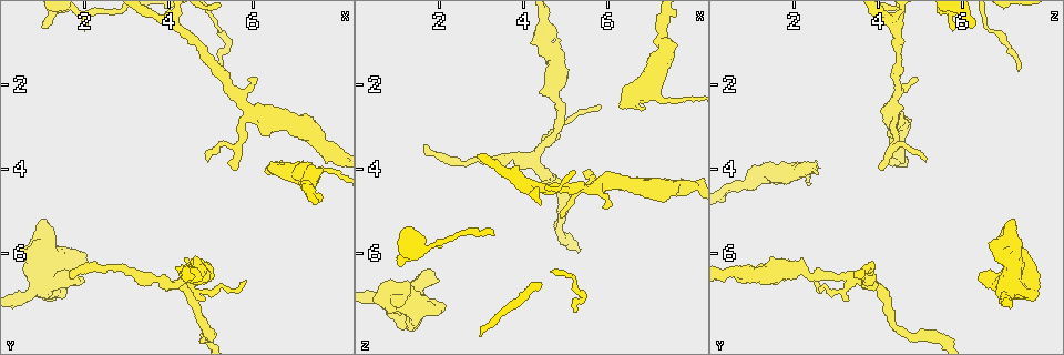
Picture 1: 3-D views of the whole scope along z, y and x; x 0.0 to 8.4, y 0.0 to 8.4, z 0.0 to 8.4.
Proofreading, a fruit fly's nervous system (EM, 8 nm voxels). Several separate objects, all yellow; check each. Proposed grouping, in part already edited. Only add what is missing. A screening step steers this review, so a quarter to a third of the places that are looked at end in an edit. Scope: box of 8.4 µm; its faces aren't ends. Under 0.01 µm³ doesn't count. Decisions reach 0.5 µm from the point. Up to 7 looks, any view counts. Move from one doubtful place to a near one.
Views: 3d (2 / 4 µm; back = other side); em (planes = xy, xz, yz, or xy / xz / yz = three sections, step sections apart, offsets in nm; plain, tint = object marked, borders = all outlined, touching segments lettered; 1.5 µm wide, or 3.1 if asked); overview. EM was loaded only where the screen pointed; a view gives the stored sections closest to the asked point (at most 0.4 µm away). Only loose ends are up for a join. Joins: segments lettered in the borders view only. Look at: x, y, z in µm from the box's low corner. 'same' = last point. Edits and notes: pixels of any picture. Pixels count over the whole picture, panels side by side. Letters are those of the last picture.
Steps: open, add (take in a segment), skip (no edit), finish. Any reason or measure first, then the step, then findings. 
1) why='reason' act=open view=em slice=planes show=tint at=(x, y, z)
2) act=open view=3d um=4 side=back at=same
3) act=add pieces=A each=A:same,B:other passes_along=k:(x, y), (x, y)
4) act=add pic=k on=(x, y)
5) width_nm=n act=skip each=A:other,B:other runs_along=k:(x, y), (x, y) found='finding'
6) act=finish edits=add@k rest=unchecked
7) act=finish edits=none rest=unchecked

why='free end' act=open view=3d um=4 at=(1.10, 0.65, 6.00)

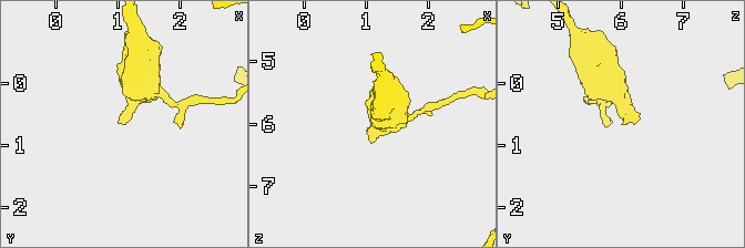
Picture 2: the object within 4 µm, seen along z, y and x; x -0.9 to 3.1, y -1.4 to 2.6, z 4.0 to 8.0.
why='shape alone is not enough' act=open view=em slice=yz step=8 show=borders at=(1.10, 0.65, 6.05)

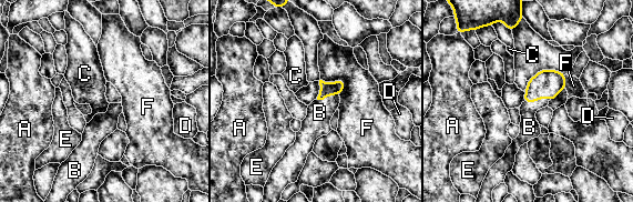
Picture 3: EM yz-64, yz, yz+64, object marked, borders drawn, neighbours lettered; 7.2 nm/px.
act=open view=em slice=planes show=borders at=same

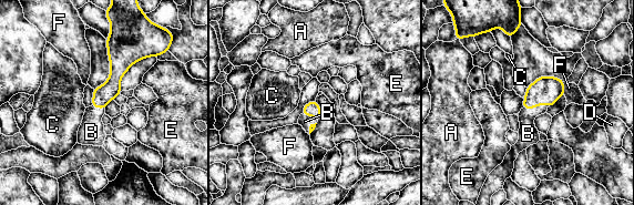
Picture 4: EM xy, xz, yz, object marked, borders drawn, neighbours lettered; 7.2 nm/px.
longest_contact=B:190nm act=add pieces=B each=A:other,B:same,C:other,D:other,E:other,F:other passes_along=4:(546, 90), (534, 108), (528, 133) found='it goes on there'

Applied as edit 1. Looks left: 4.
why='see it whole again' act=open view=overview

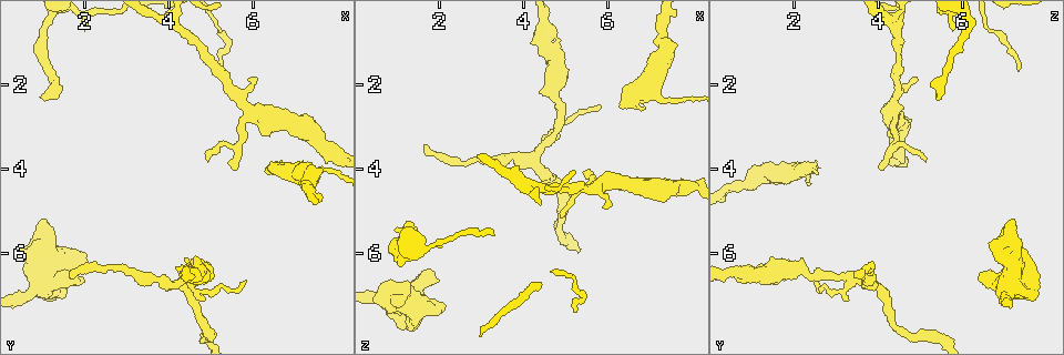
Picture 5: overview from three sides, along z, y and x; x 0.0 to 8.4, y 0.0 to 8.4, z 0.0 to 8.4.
why='free end' act=open view=em slice=planes show=borders at=(0.95, 2.25, 5.40)

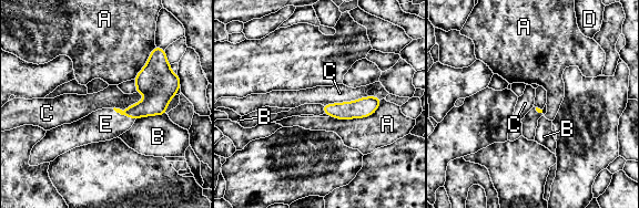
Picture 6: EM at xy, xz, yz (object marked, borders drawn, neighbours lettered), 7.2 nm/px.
act=add pieces=E each=A:other,B:other,C:other,D:other,E:same passes_along=6:(155, 102), (124, 114), (105, 124) found='the neuron continues'

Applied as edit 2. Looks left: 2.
act=open view=overview

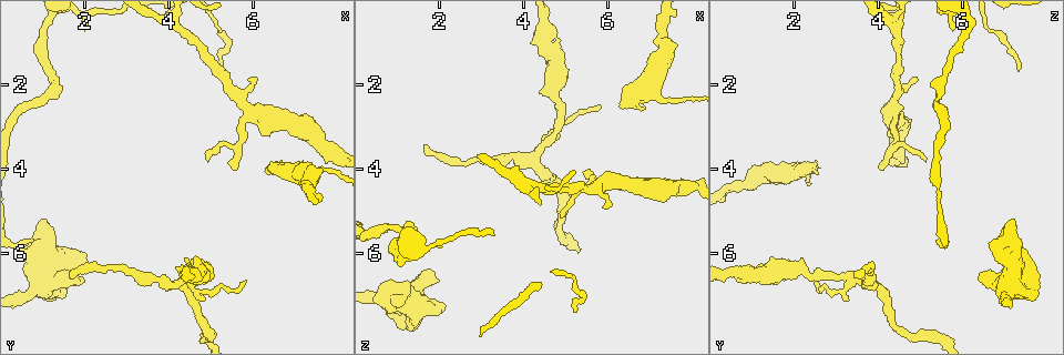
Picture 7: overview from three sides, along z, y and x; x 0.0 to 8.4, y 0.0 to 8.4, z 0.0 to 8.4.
why='stops while still wide' act=open view=em slice=planes show=borders at=(1.05, 5.20, 7.25)

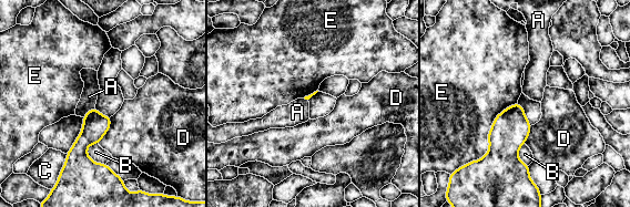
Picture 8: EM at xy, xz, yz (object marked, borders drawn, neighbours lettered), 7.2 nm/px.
act=skip each=A:other,B:other,C:other,D:other,E:other border=8:(94, 105), (82, 116) found='none of them fits'

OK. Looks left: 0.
act=finish edits=add@4,add@6 rest=unchecked

